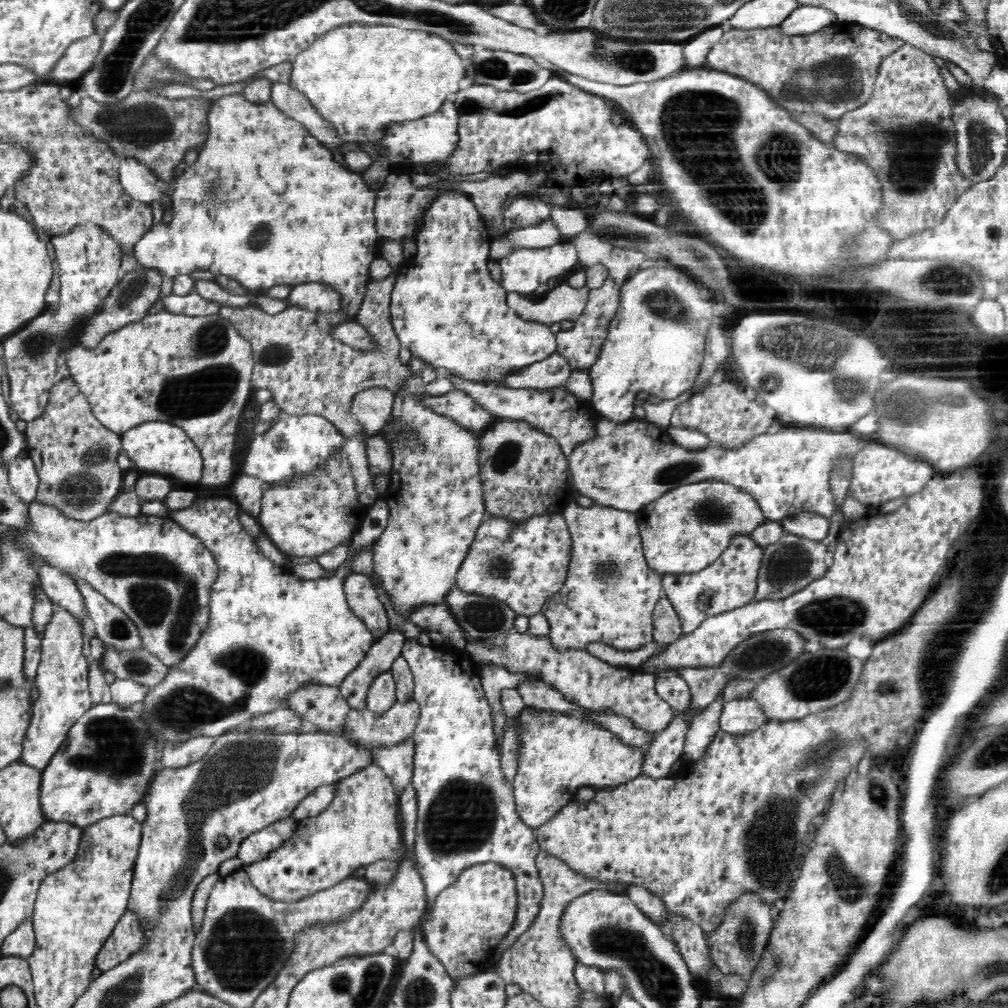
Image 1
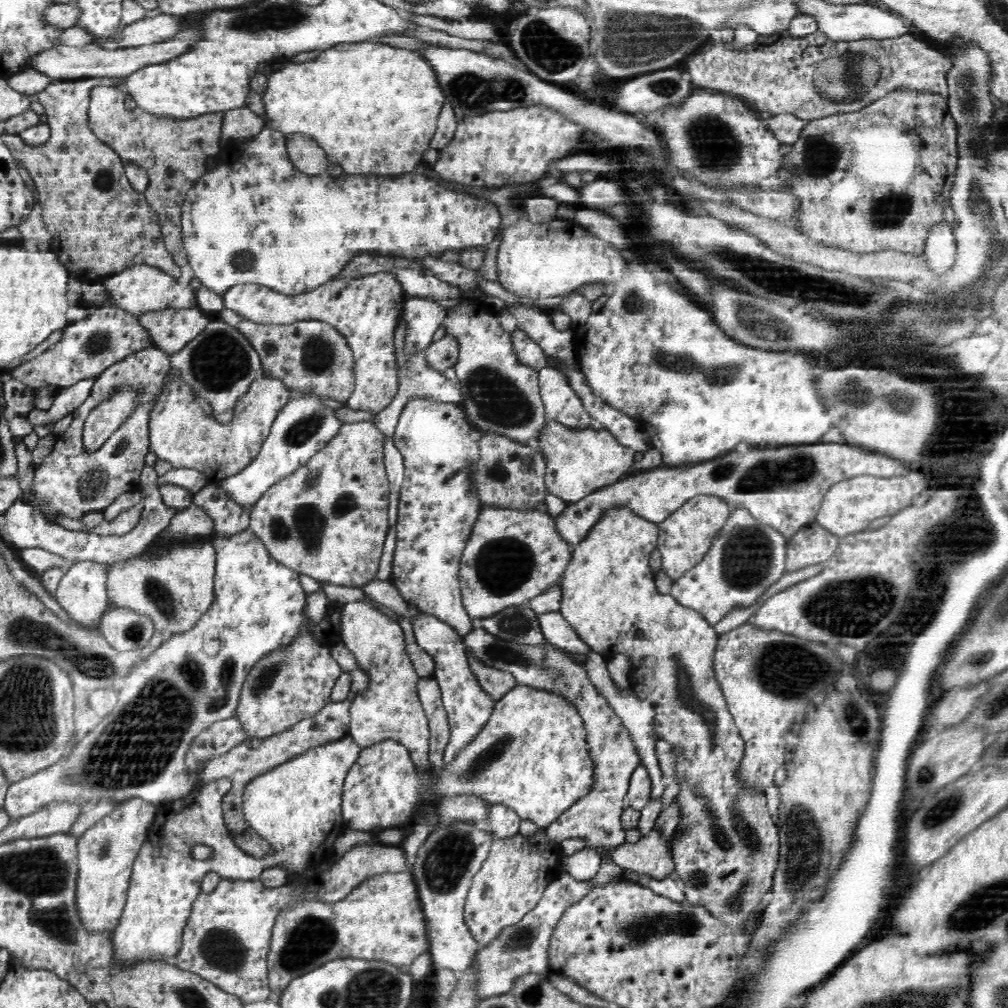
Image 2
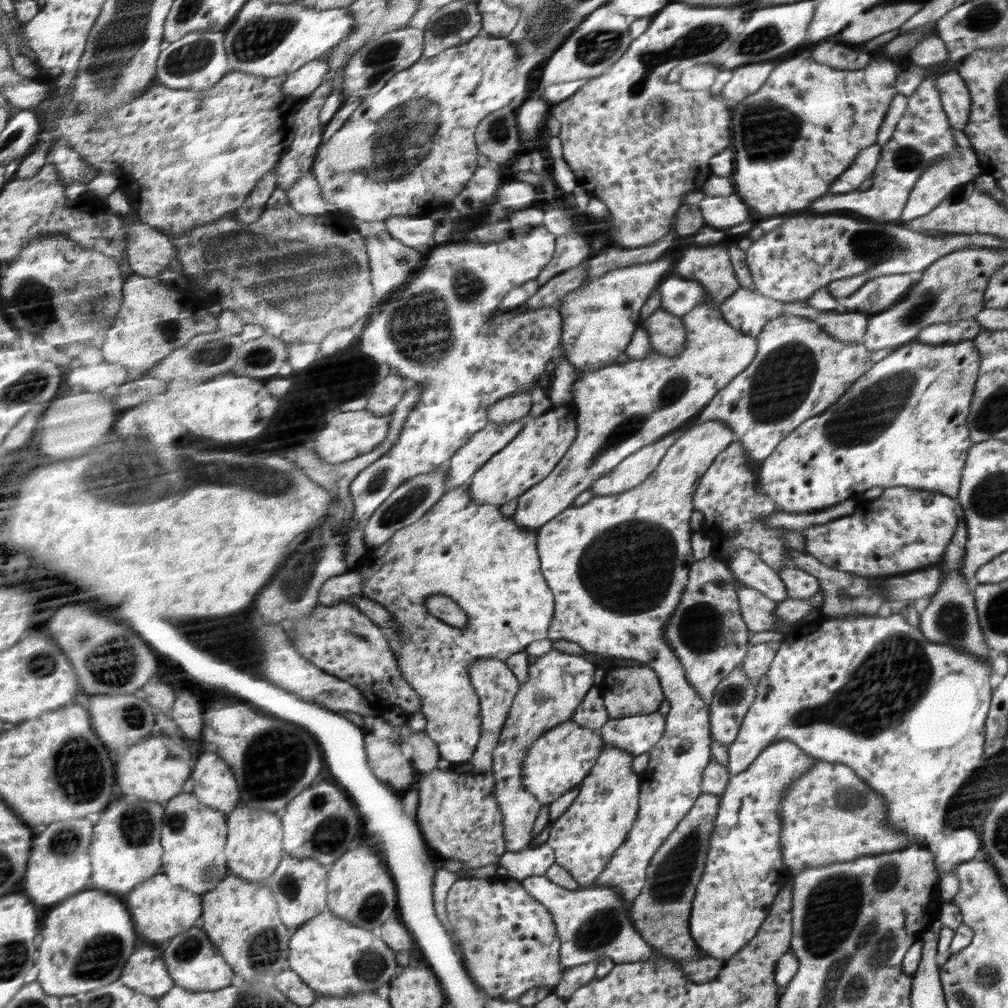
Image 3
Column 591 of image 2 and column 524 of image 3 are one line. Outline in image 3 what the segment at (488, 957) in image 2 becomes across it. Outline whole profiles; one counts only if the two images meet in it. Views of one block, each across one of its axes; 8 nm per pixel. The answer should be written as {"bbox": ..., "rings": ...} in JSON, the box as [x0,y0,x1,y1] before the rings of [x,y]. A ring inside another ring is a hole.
{"bbox":[520,876,658,969],"rings":[[[530,876],[520,881],[522,888],[546,906],[558,922],[558,936],[562,938],[562,966],[572,969],[608,957],[615,963],[648,962],[658,958],[658,952],[642,940],[629,916],[629,905],[614,892],[614,888],[592,884],[578,890],[566,890],[542,876]]]}

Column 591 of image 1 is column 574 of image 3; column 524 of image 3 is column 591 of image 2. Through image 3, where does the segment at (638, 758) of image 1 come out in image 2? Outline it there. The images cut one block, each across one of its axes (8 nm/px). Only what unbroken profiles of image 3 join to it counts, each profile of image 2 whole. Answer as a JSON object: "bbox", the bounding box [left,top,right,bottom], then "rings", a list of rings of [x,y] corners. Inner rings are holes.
{"bbox":[342,684,594,832],"rings":[[[517,684],[496,700],[488,722],[452,762],[444,764],[440,772],[433,768],[419,772],[410,750],[395,739],[384,739],[360,752],[343,784],[342,811],[346,829],[372,832],[394,828],[412,821],[424,806],[434,804],[443,796],[472,794],[482,797],[488,805],[503,804],[515,810],[522,820],[531,820],[539,827],[547,827],[572,804],[578,802],[593,784],[594,765],[589,760],[587,732],[577,707],[556,691]]]}

